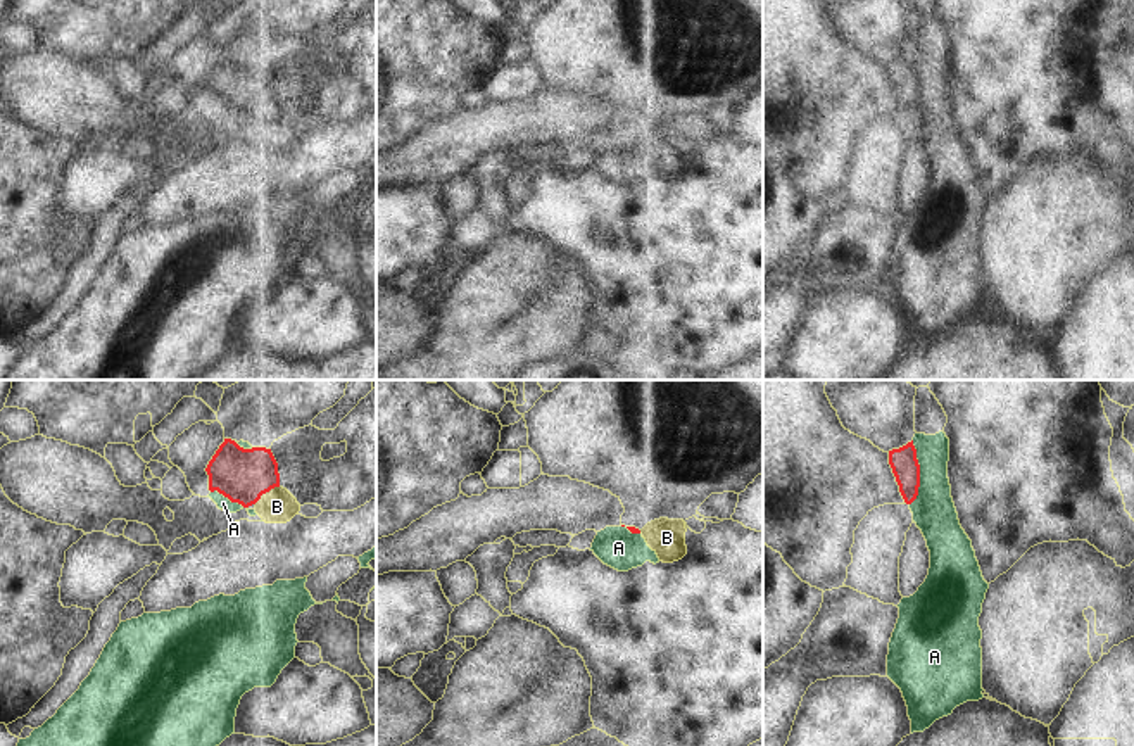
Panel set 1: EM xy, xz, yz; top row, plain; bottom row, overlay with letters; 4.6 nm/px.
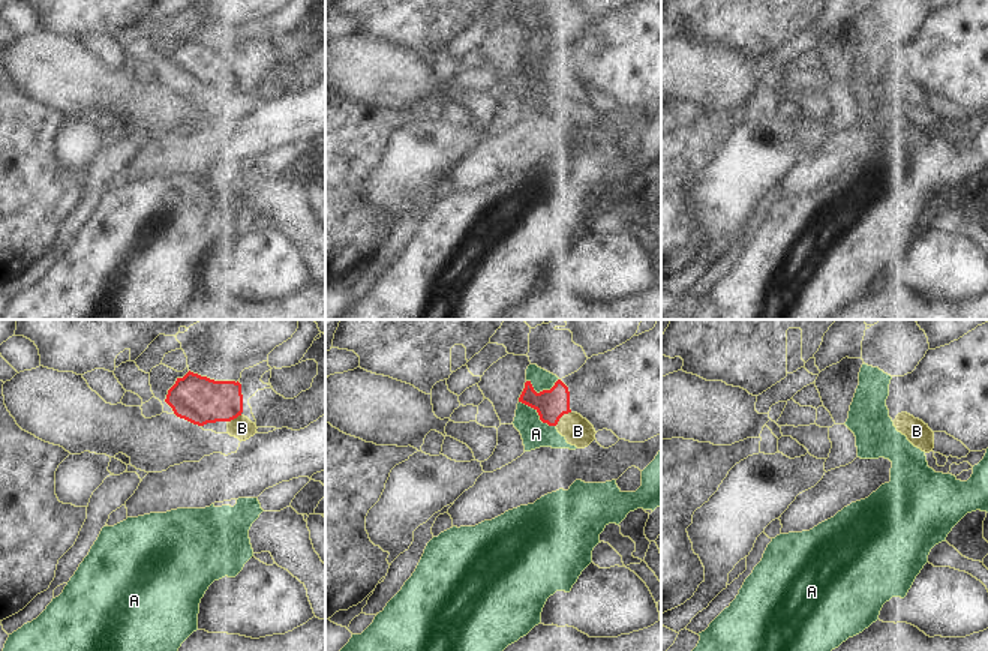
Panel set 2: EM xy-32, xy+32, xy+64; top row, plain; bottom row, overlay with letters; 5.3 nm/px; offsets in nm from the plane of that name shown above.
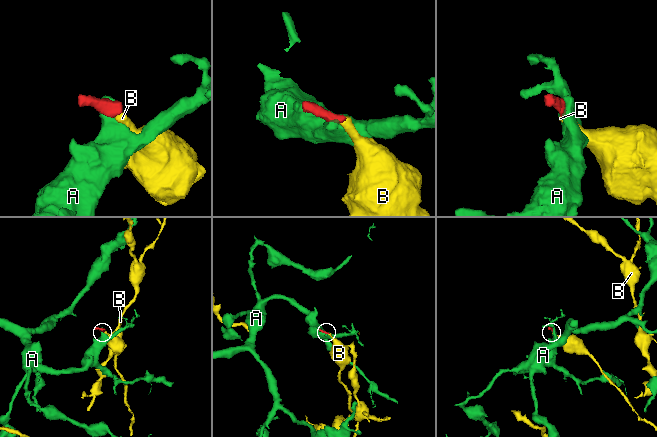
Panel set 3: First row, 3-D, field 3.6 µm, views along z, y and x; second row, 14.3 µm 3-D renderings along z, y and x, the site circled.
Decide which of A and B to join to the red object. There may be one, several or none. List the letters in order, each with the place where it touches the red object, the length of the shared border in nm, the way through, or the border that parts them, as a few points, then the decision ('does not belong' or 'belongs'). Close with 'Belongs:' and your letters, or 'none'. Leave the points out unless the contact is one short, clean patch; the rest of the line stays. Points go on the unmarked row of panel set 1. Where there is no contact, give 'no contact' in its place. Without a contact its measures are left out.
A: yz (919, 87) | 300 nm | along yz (913, 54), (919, 78), (919, 107), (910, 118) | does not belong
B: xy (266, 104) | 150 nm | across xy (242, 88), (252, 90), (266, 104), (277, 120) | belongs
Belongs: B

